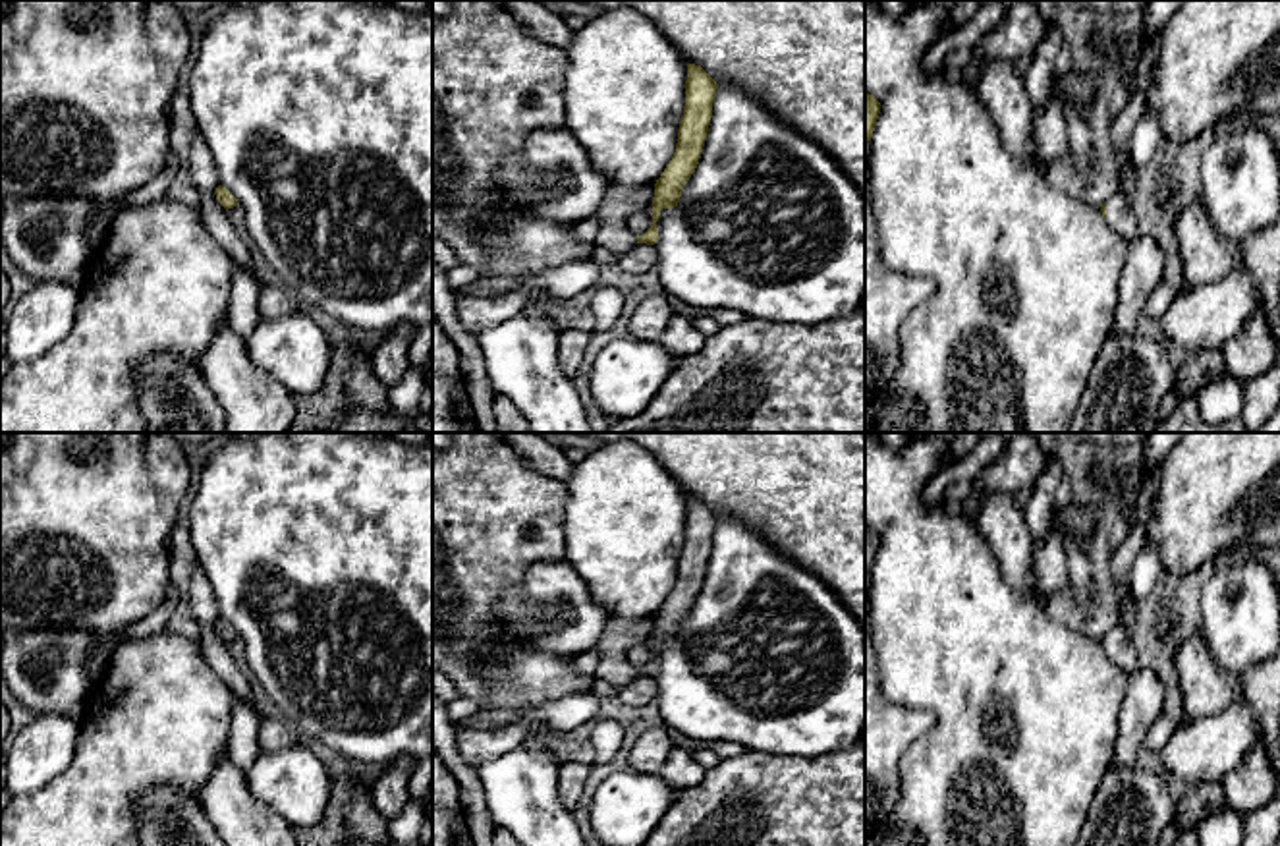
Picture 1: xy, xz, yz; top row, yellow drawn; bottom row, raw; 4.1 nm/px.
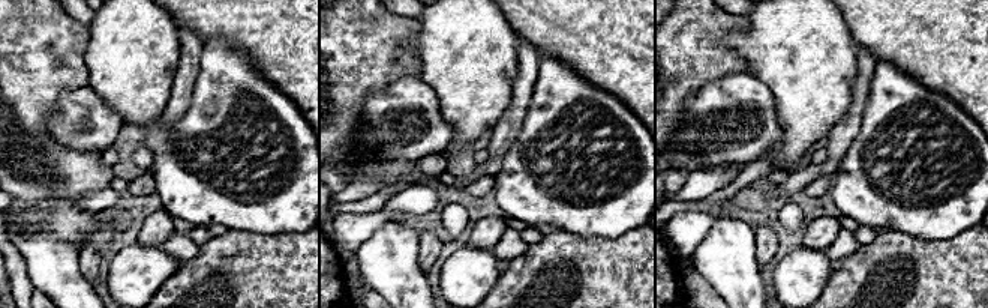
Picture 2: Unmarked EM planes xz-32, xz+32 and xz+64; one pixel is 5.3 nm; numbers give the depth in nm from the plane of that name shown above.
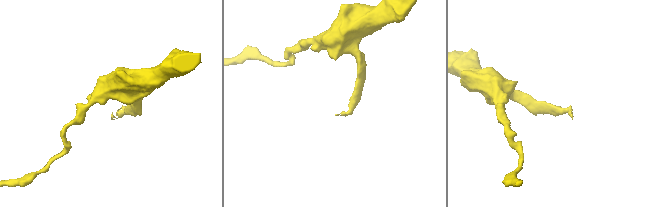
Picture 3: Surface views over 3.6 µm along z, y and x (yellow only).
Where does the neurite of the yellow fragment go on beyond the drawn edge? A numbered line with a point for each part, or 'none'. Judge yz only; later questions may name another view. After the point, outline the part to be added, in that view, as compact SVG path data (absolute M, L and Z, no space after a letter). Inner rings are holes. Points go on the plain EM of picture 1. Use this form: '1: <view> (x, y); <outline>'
1: yz (1120, 648); M1122 624L1106 634L1104 655L1112 661L1116 668L1126 672L1127 676L1139 670L1137 645L1131 634Z

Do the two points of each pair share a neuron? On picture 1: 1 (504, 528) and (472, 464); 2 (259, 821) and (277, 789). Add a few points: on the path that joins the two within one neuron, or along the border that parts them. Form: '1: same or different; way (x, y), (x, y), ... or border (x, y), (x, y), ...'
1: same; way (489, 512), (477, 501), (477, 479)
2: different; border (242, 775), (248, 789), (292, 825)

